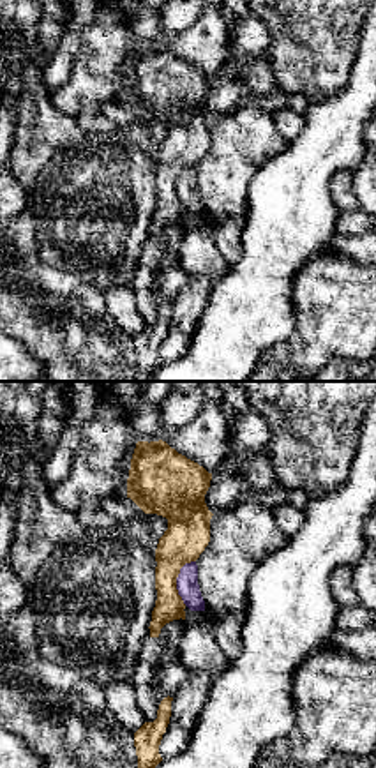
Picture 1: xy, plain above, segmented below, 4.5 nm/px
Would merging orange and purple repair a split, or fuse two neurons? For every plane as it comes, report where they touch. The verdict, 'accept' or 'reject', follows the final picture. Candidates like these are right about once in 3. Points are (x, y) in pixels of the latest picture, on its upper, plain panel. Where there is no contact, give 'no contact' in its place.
(175, 184)

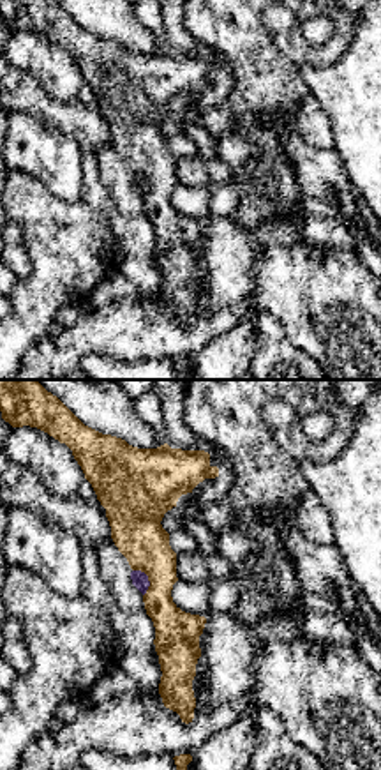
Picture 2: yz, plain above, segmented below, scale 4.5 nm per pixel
(149, 184)

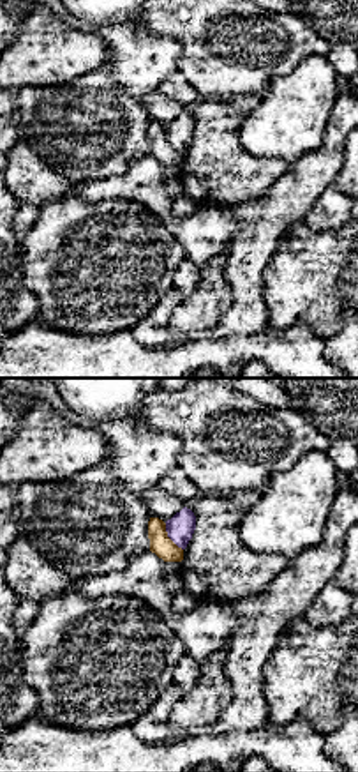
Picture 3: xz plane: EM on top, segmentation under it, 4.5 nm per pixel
(168, 142)

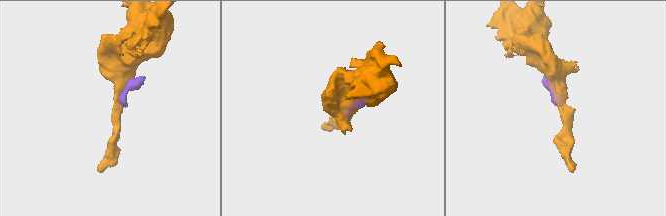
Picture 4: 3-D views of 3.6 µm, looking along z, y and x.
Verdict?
reject

